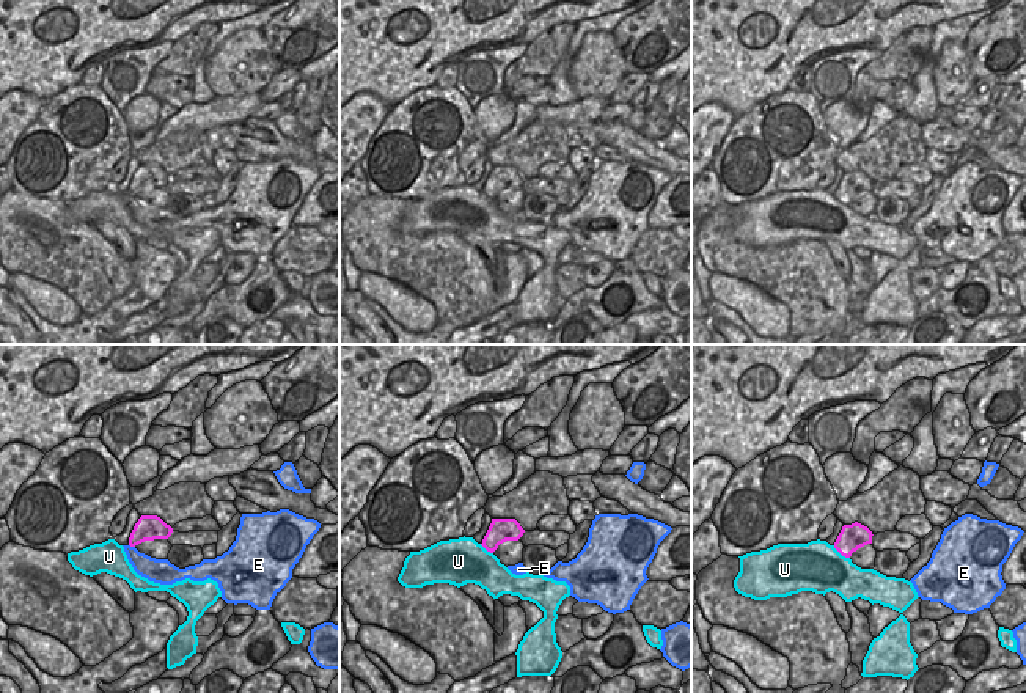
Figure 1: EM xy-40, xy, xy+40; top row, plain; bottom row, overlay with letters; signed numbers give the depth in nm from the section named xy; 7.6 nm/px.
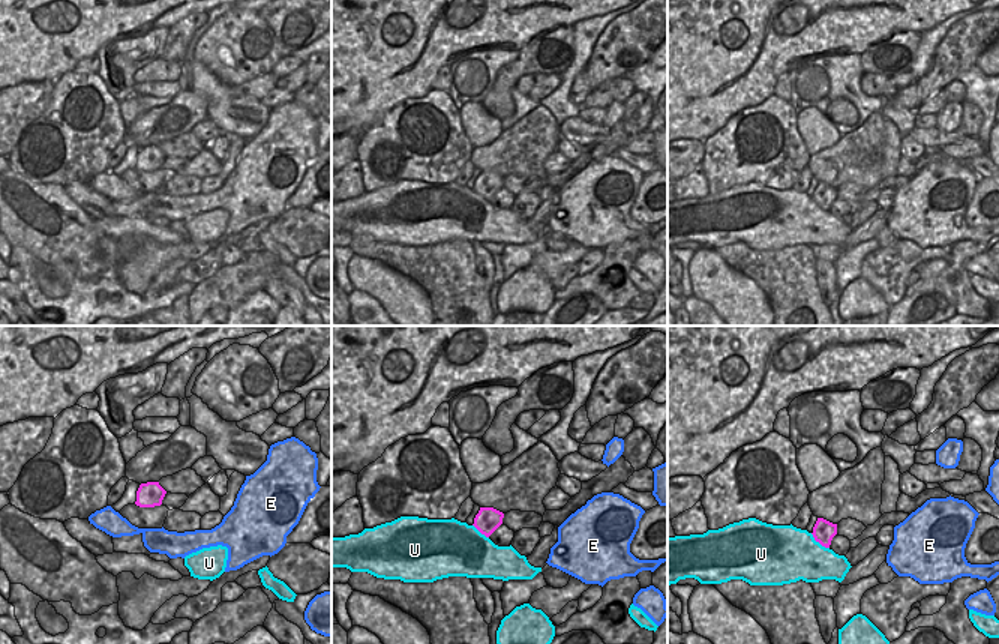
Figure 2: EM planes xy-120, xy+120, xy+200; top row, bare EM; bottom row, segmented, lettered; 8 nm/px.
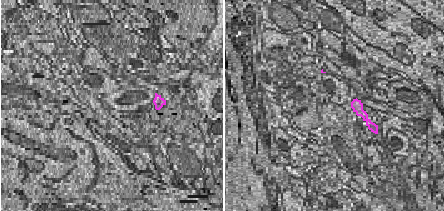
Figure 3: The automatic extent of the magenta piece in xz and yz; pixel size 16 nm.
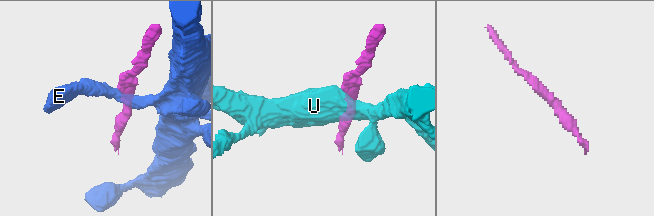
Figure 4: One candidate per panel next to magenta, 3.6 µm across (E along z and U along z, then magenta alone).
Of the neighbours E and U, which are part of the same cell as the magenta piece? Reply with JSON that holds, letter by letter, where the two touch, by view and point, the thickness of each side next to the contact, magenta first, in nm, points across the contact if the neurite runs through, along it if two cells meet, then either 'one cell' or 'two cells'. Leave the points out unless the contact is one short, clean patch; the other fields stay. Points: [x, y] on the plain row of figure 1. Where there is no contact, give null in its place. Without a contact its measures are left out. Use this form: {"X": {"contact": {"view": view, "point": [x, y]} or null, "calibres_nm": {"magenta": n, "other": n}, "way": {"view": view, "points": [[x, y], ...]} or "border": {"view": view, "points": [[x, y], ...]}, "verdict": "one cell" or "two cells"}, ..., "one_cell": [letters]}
{"E": {"contact": {"view": "xy-40", "point": [132, 194]}, "calibres_nm": {"magenta": 190, "other": 170}, "border": {"view": "xy-40", "points": [[129, 192], [134, 195]]}, "verdict": "two cells"}, "U": {"contact": {"view": "xy+40", "point": [841, 201]}, "calibres_nm": {"magenta": 200, "other": 380}, "verdict": "two cells"}, "one_cell": []}

